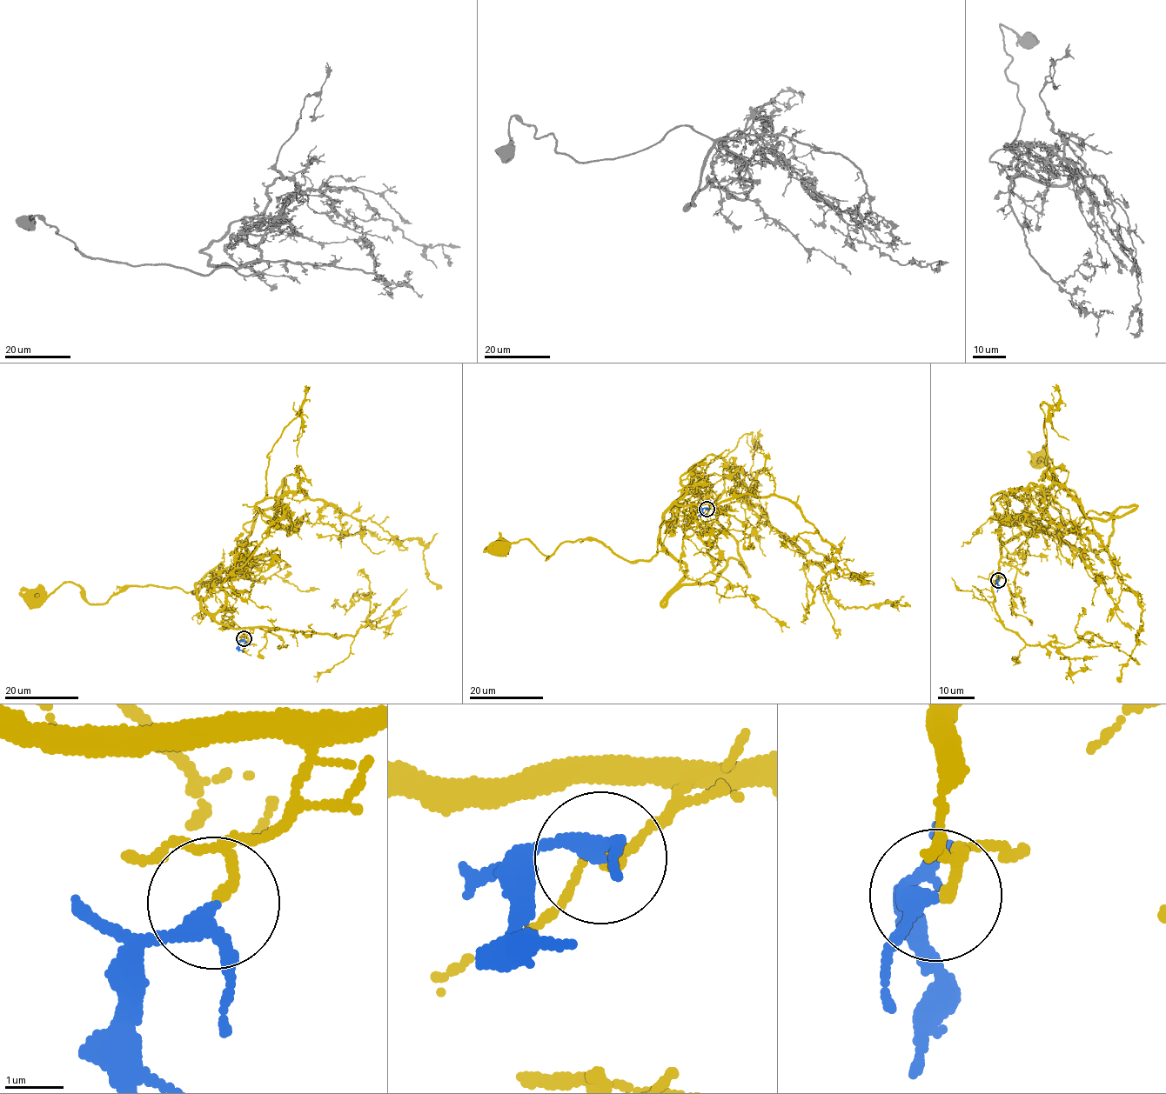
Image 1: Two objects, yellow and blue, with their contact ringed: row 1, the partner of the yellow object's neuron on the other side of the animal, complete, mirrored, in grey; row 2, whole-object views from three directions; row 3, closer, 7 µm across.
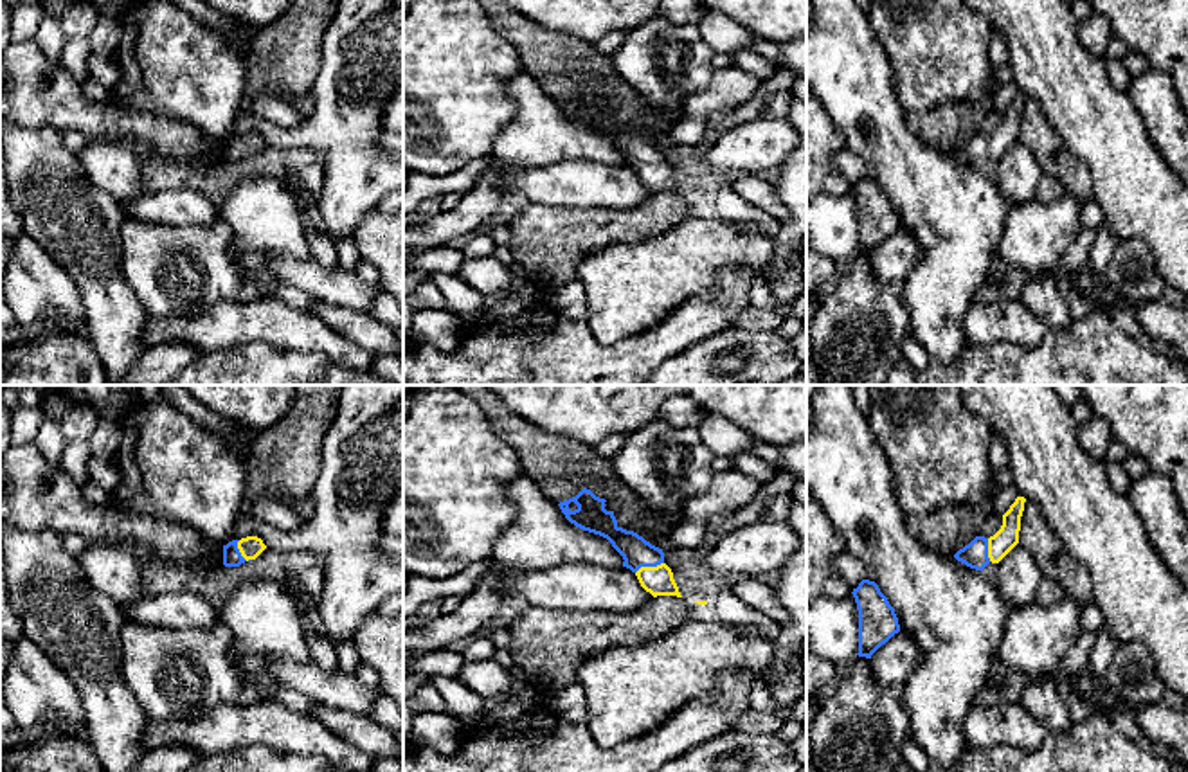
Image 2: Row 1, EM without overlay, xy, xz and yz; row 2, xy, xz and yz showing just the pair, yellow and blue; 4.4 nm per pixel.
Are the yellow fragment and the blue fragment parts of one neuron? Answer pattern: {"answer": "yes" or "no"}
{"answer": "yes"}

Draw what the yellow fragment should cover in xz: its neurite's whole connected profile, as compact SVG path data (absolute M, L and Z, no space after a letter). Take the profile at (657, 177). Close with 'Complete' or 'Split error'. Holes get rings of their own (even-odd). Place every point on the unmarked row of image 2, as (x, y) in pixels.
M583 85L576 94L558 103L571 121L607 135L623 153L623 164L630 166L637 173L641 184L653 194L682 194L671 166L664 160L662 146L652 142L637 130L619 124L614 108L605 106L605 99L605 95Z. Split error

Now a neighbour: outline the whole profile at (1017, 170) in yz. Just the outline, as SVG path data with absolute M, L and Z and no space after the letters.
M1021 140L997 160L995 184L1012 205L1026 205L1035 200L1042 176L1039 160Z

